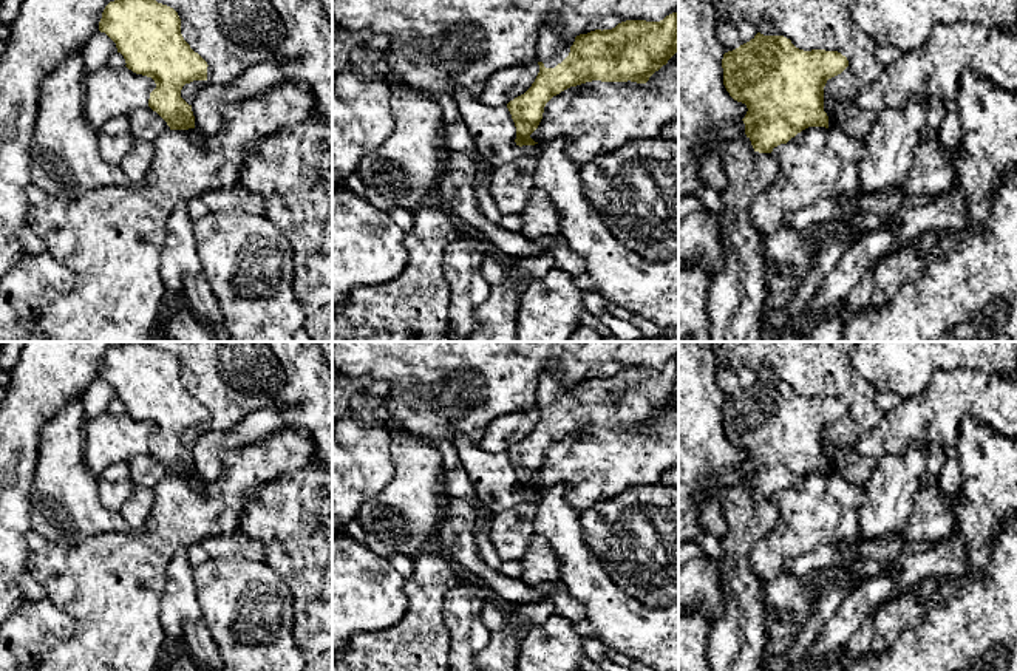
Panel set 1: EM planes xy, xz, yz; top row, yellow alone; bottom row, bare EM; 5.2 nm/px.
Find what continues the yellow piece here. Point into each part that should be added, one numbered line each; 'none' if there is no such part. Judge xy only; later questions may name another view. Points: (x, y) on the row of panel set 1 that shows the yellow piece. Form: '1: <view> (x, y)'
none

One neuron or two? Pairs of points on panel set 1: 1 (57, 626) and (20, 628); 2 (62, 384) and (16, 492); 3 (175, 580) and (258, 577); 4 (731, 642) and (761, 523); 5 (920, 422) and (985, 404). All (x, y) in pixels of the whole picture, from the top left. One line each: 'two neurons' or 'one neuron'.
1: one neuron
2: one neuron
3: two neurons
4: one neuron
5: one neuron

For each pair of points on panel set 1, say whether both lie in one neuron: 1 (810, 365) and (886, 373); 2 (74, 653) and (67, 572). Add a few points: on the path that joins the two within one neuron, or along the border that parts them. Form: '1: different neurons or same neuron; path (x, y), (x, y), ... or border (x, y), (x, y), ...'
1: different neurons; border (850, 357), (855, 370), (877, 391)
2: same neuron; path (84, 633), (84, 592)

